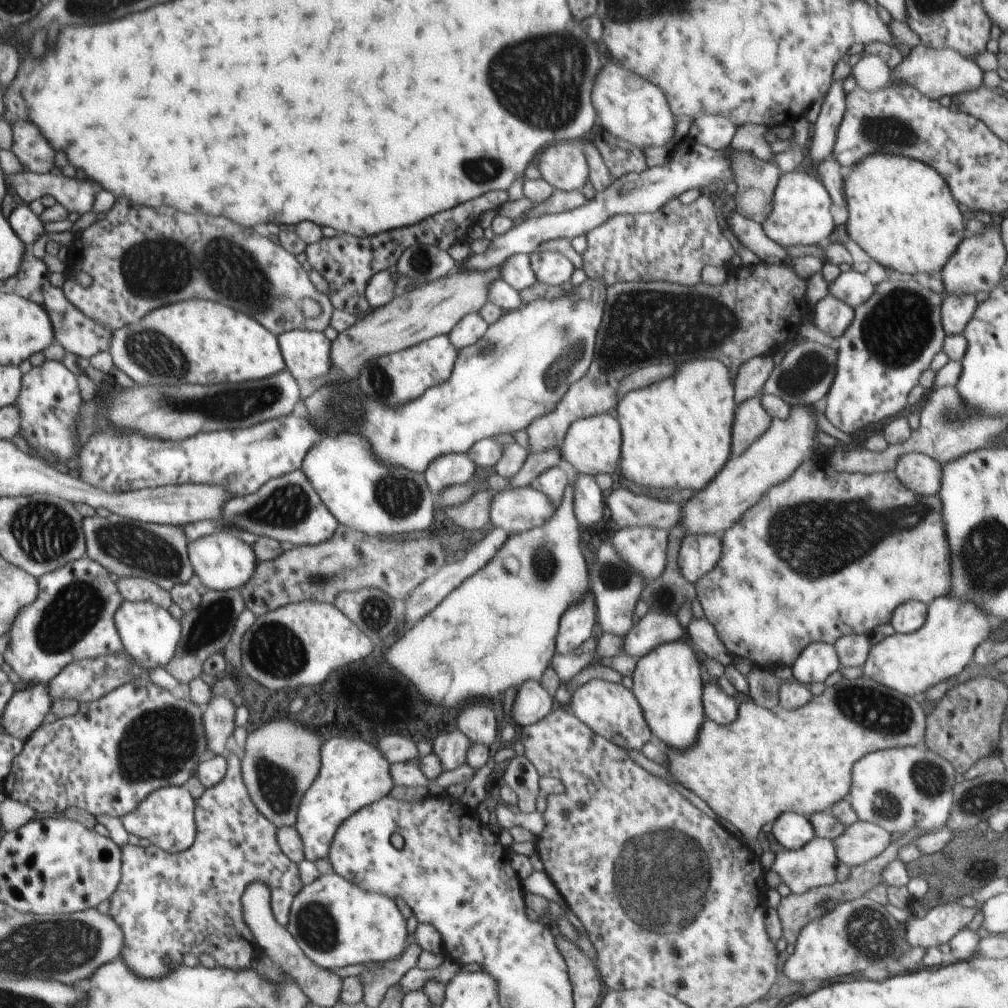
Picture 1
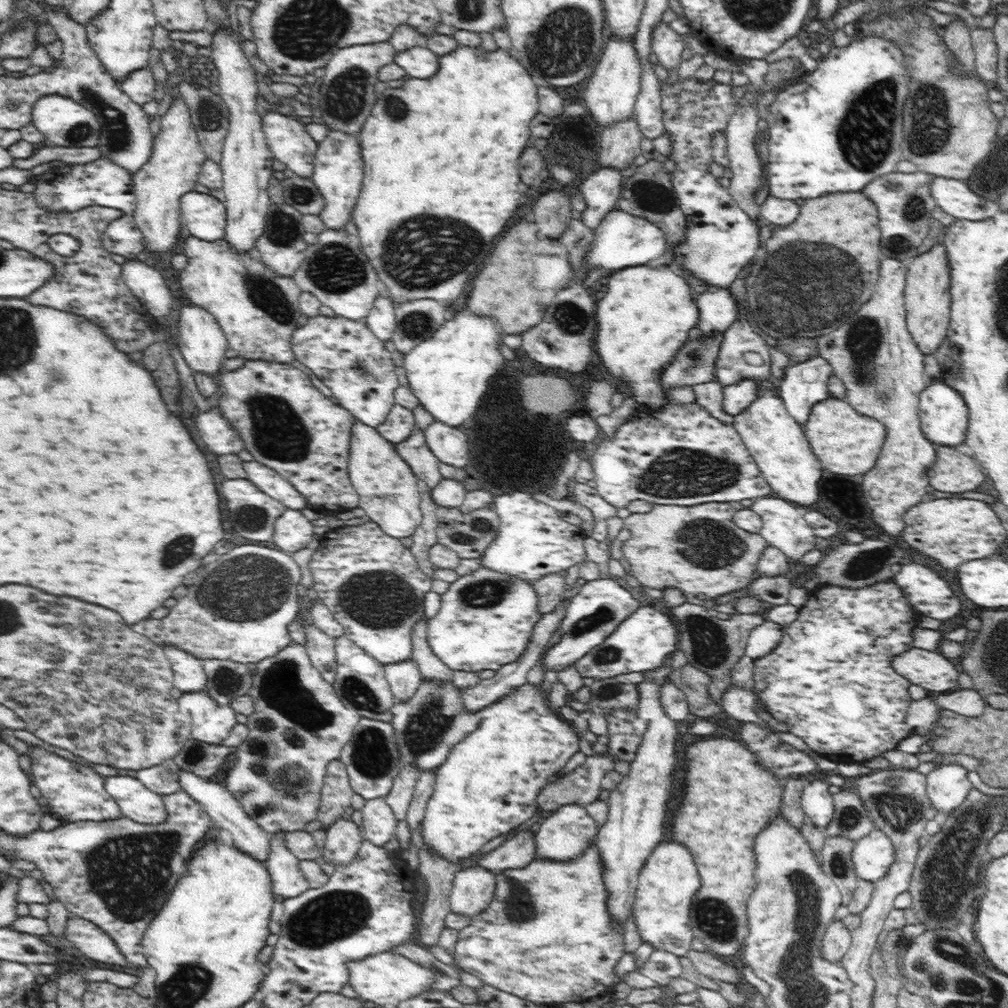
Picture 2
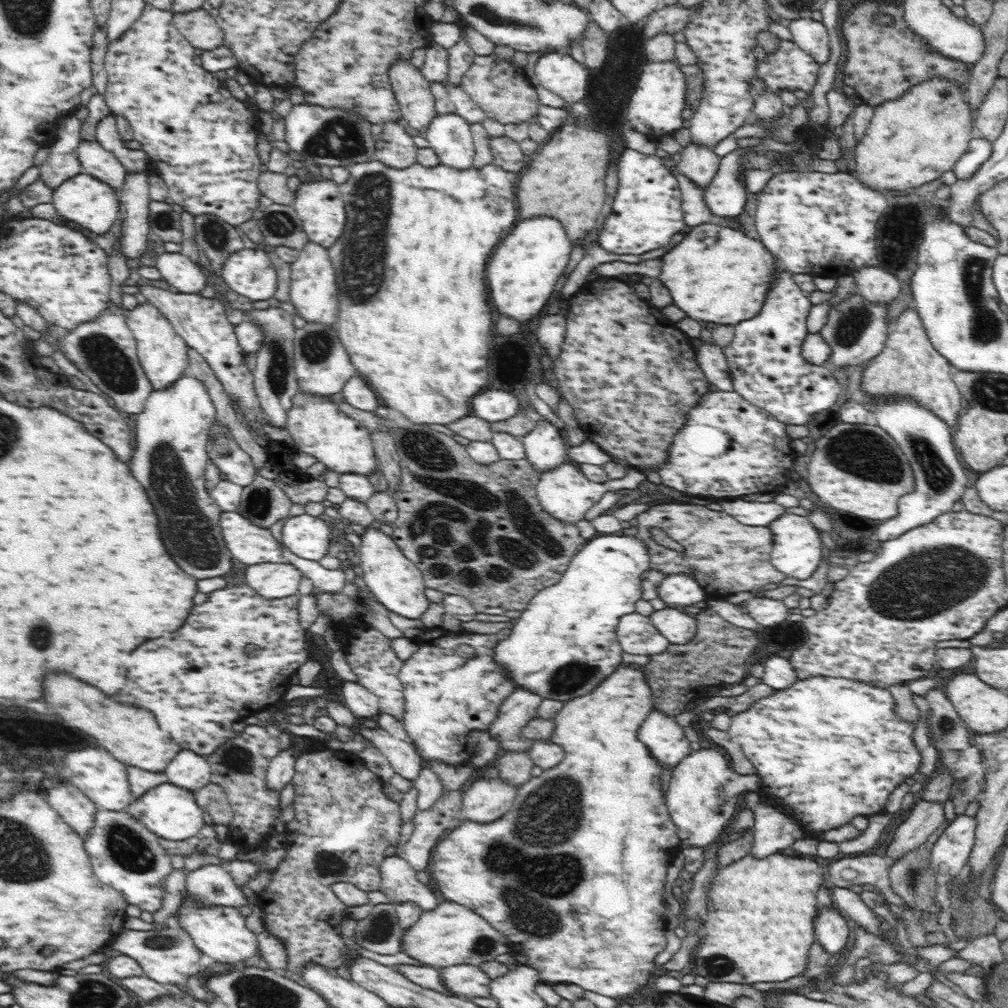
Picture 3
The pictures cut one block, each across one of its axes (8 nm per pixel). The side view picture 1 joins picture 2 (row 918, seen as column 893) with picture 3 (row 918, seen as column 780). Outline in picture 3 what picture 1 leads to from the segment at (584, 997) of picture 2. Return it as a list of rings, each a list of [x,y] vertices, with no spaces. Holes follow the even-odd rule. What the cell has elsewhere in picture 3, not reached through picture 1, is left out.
[[[621,663],[610,677],[604,678],[590,694],[576,697],[564,702],[561,711],[553,718],[555,723],[551,740],[560,745],[565,756],[554,768],[543,770],[542,774],[532,777],[528,782],[517,788],[517,795],[513,807],[504,813],[502,818],[488,824],[464,820],[460,826],[444,839],[439,840],[434,847],[434,854],[430,860],[430,874],[432,886],[442,900],[456,902],[466,906],[469,910],[484,917],[492,928],[498,930],[515,948],[515,952],[523,952],[527,956],[527,965],[538,971],[541,980],[552,980],[552,984],[560,980],[568,980],[578,984],[584,990],[602,994],[612,999],[631,998],[642,986],[646,986],[654,973],[659,973],[654,958],[664,951],[667,945],[664,931],[670,926],[665,920],[664,890],[667,883],[668,867],[675,856],[680,852],[679,836],[676,825],[670,818],[665,805],[665,794],[662,793],[660,776],[662,766],[650,754],[648,747],[639,741],[637,734],[642,722],[653,710],[654,694],[644,678],[642,666],[628,666]]]

